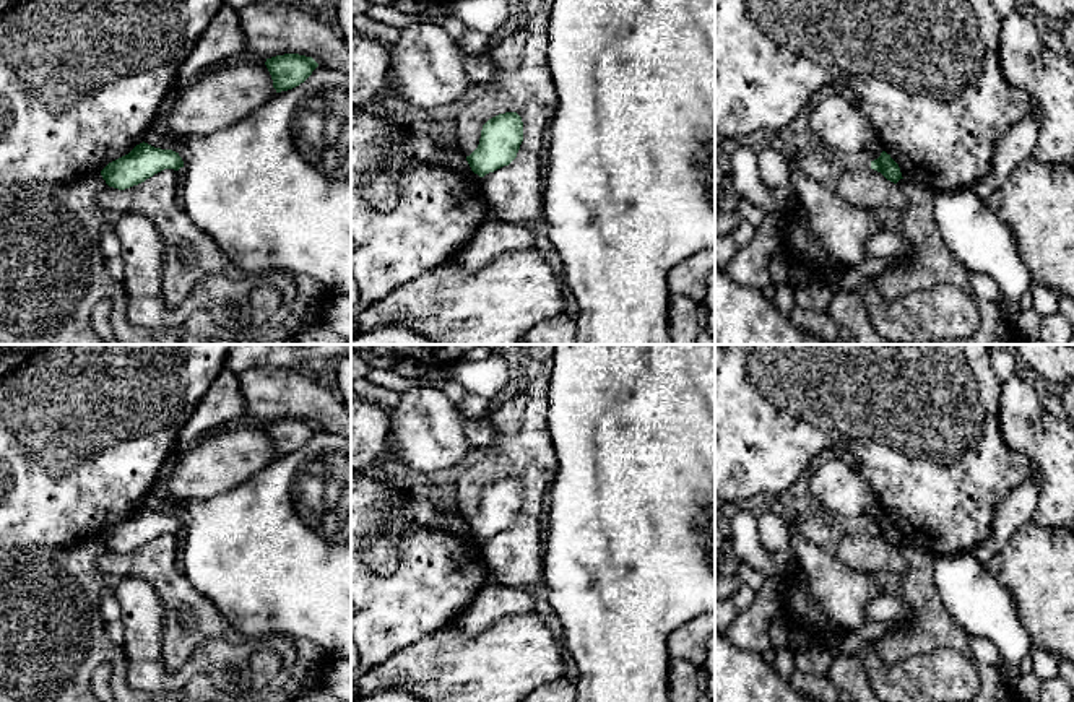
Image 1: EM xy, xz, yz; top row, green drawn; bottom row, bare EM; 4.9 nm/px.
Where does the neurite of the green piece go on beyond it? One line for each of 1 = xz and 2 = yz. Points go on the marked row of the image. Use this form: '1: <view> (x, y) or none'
1: none
2: none

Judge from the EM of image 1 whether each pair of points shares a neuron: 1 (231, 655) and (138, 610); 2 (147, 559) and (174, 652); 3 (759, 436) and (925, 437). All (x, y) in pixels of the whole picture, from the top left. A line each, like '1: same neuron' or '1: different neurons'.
1: same neuron
2: same neuron
3: same neuron

